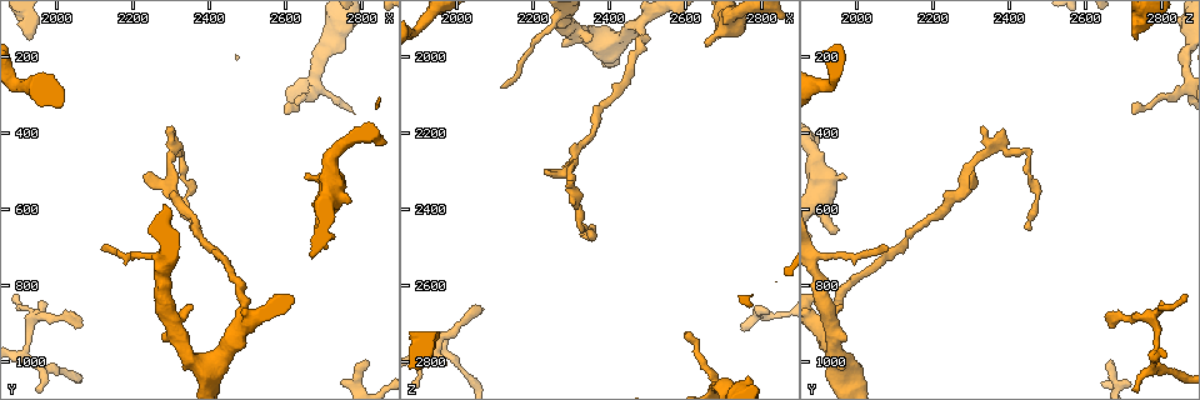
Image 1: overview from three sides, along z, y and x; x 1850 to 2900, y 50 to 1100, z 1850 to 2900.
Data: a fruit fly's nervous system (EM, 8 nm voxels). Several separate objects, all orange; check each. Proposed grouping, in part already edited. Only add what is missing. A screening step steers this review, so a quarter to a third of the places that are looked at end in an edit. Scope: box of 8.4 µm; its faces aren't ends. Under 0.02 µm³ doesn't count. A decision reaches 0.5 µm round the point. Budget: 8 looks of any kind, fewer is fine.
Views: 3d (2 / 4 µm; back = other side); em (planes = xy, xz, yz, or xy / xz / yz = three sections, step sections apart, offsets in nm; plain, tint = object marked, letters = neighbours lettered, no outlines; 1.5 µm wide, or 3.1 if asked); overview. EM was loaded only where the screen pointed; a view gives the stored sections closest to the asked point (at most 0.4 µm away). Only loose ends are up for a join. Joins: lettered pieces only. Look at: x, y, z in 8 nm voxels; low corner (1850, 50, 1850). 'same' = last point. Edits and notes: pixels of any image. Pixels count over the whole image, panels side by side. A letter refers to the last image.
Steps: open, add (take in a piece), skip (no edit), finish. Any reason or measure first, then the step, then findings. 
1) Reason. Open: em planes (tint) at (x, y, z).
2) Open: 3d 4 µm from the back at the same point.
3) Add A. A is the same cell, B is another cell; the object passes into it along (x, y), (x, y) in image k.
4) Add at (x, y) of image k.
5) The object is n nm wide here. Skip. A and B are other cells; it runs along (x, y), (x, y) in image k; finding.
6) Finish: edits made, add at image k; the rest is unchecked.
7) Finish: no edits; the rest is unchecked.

Branch stops here. Open: em planes (plain) at (2650, 510, 1975).

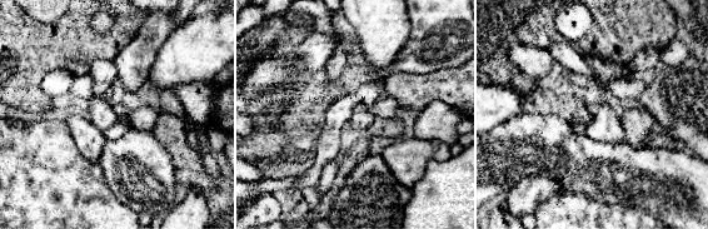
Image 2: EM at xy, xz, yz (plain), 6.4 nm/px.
Open: em planes (letters) at the same point.

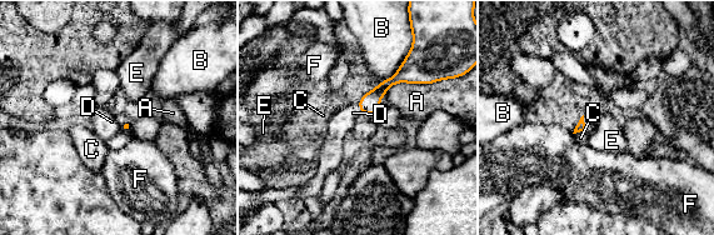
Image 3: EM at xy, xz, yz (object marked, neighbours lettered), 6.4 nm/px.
Add D. D is the same cell, A, B, C, E and F are other cells; the object passes into it along (580, 126), (585, 124), (590, 121) in image 3; it goes on there.

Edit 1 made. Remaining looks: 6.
Open: overview.

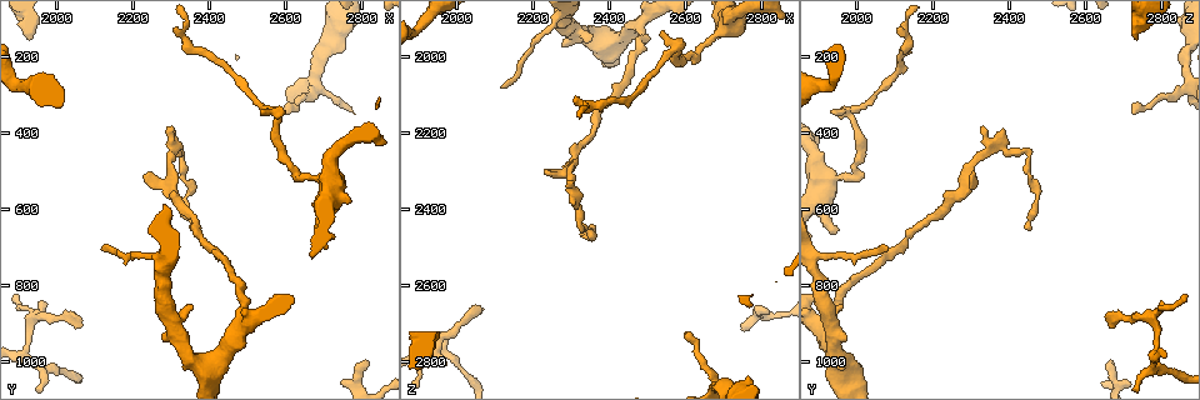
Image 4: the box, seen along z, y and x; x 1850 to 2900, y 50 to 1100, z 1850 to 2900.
Free end. Open: em planes (letters) at (2225, 505, 2300).

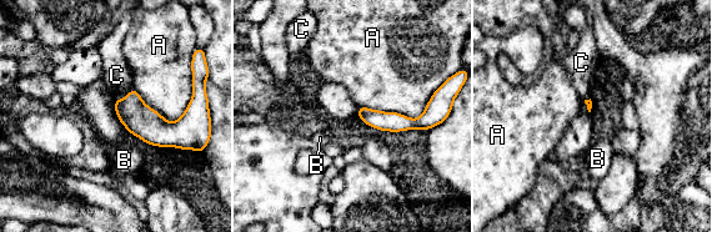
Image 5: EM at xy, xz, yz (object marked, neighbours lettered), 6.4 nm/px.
Skip. A, B and C are other cells; it runs along (361, 110), (382, 121), (424, 122) in image 5; none of them fits.

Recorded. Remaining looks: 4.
End of a long branch. Open: 3d 2 µm at (1940, 145, 2730).

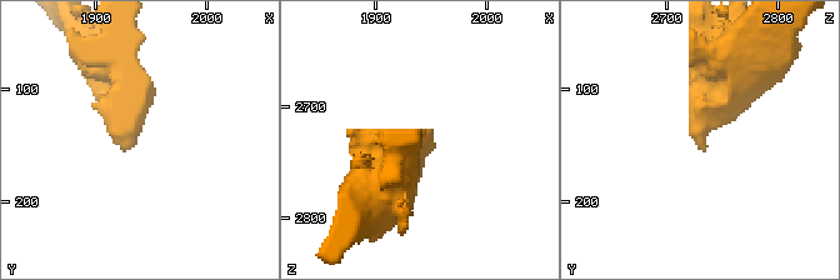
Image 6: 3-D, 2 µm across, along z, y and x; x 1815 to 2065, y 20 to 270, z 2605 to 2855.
Now the EM. Open: em xy step 4 (letters) at (1936, 150, 2734).

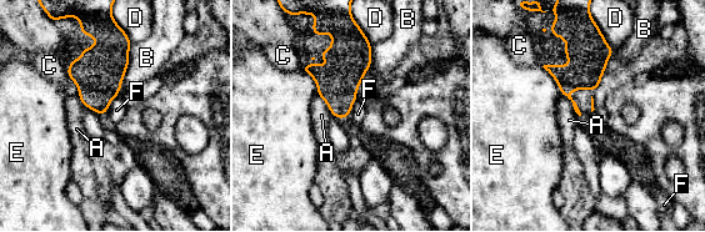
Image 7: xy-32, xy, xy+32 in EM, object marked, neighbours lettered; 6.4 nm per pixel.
Skip. A, B, C, D, E and F are other cells; a border runs along (116, 95), (103, 115) in image 7; none of them fits.

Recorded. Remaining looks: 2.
Finish: edits made, add at image 3; the rest is unchecked.

